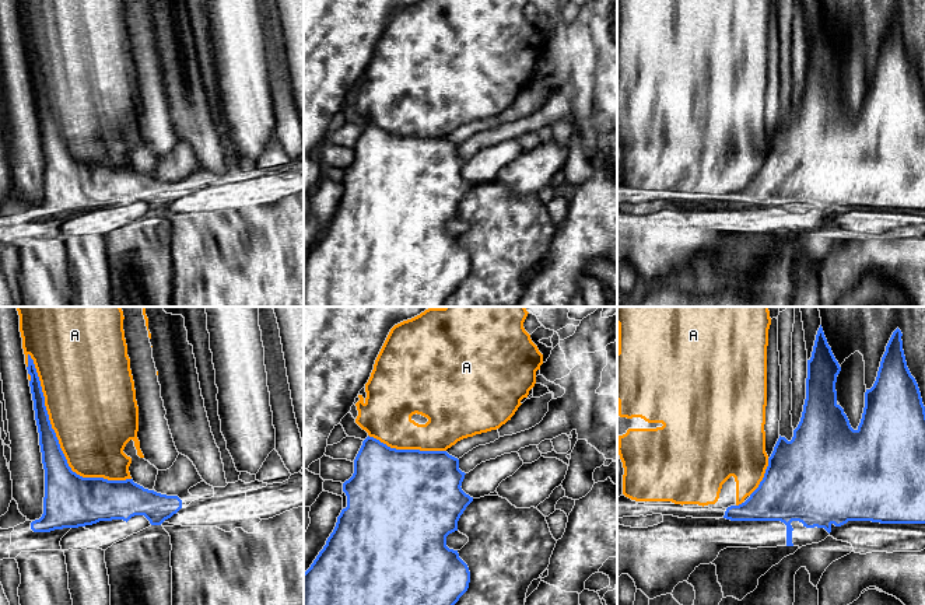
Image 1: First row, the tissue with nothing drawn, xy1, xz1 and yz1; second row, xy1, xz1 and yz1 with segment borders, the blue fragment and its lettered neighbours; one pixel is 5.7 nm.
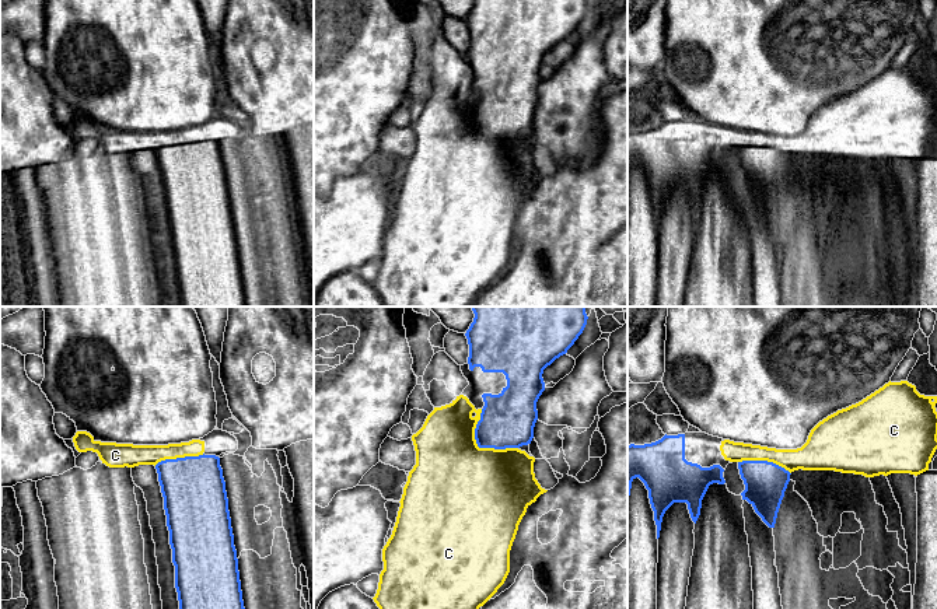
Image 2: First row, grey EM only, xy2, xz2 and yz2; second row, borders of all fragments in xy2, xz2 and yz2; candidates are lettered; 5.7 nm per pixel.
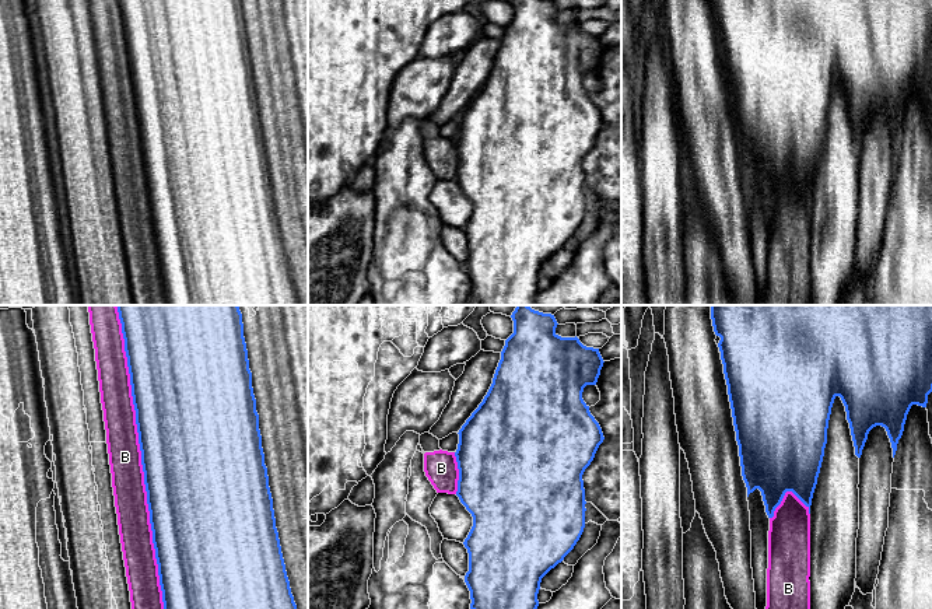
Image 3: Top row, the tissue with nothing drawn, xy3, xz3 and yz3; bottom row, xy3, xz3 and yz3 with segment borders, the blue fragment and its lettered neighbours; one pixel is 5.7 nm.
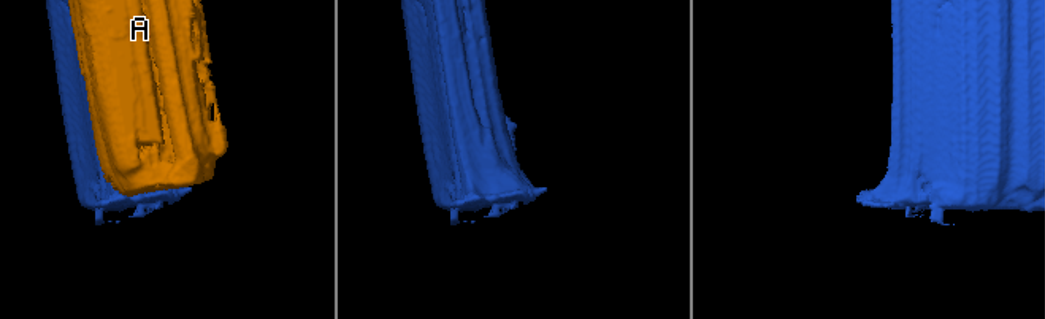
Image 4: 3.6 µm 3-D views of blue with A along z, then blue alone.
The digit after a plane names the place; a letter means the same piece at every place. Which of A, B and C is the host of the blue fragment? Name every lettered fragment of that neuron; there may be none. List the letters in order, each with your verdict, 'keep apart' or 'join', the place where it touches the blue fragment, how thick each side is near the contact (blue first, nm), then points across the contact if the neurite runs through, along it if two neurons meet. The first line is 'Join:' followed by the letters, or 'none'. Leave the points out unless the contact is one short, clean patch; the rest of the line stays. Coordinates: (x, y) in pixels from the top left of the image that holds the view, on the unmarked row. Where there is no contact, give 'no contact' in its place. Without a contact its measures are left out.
Join: C
A: keep apart; meets blue in xy1 at (58, 128); 200 nm thick on the blue side, 480 nm on the other
B: keep apart; meets blue in xy3 at (143, 153); 500 nm thick on the blue side, 190 nm on the other
C: join; meets blue in xz2 at (479, 133); 320 nm thick on the blue side, 500 nm on the other; runs through xz2 (507, 107), (479, 133), (475, 146), (475, 177)

